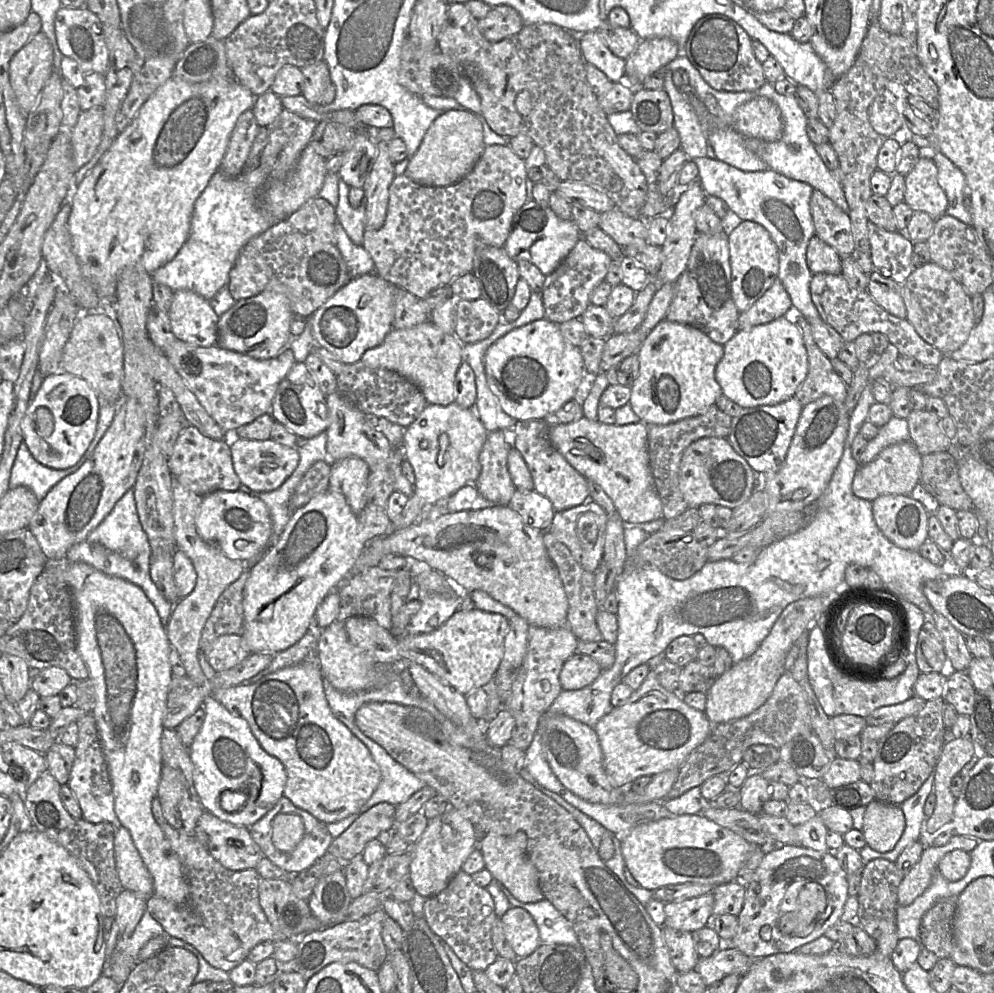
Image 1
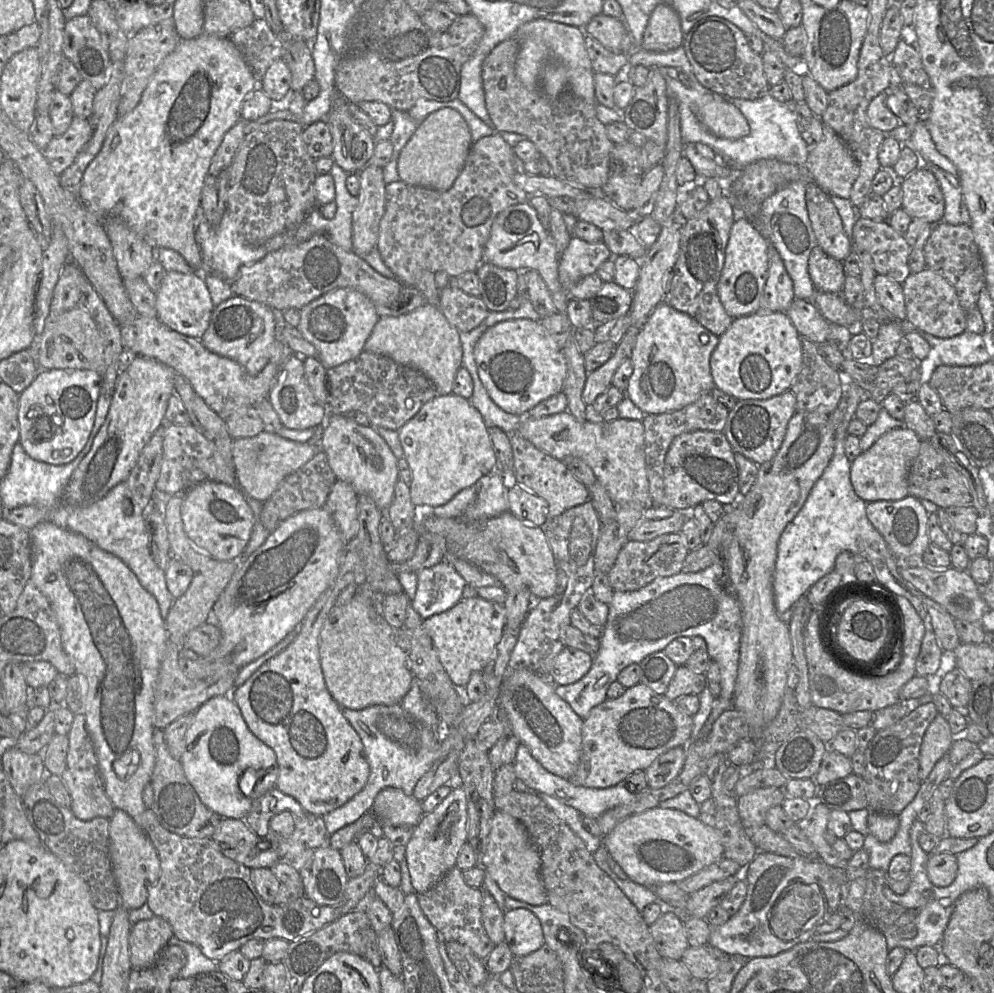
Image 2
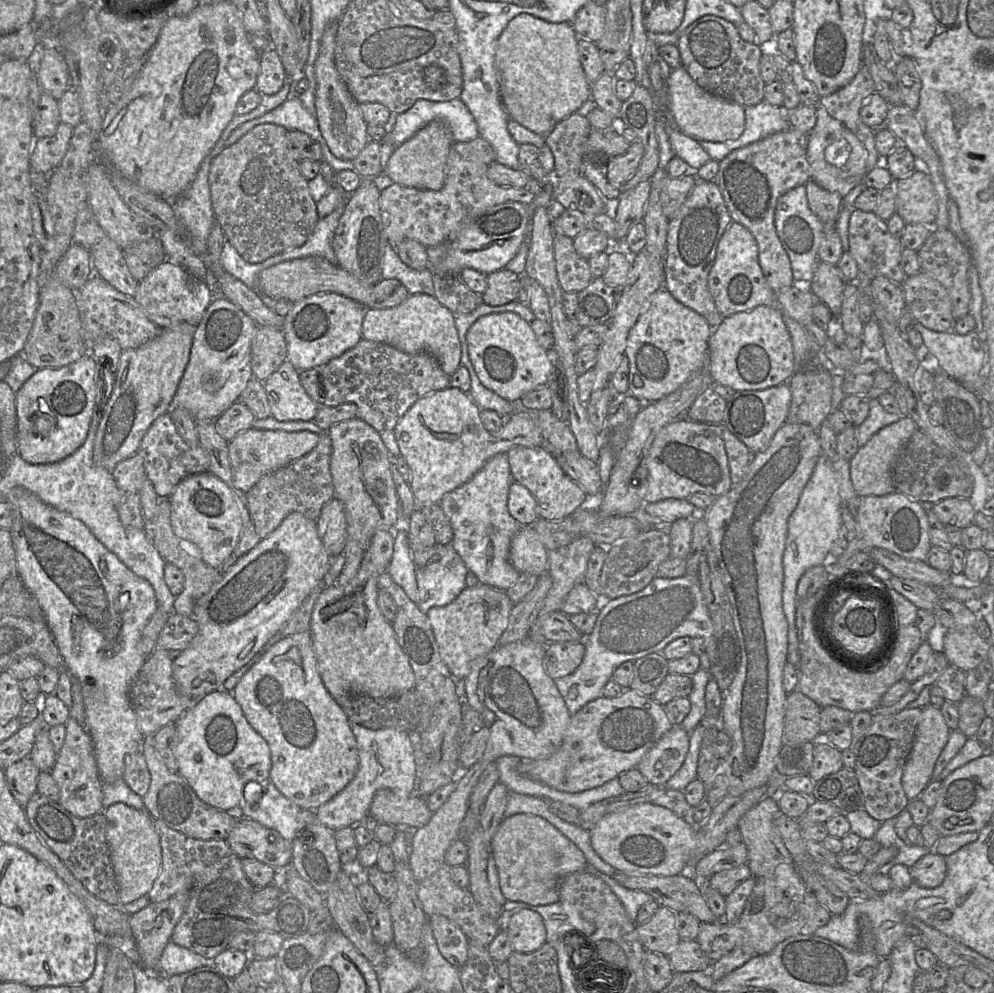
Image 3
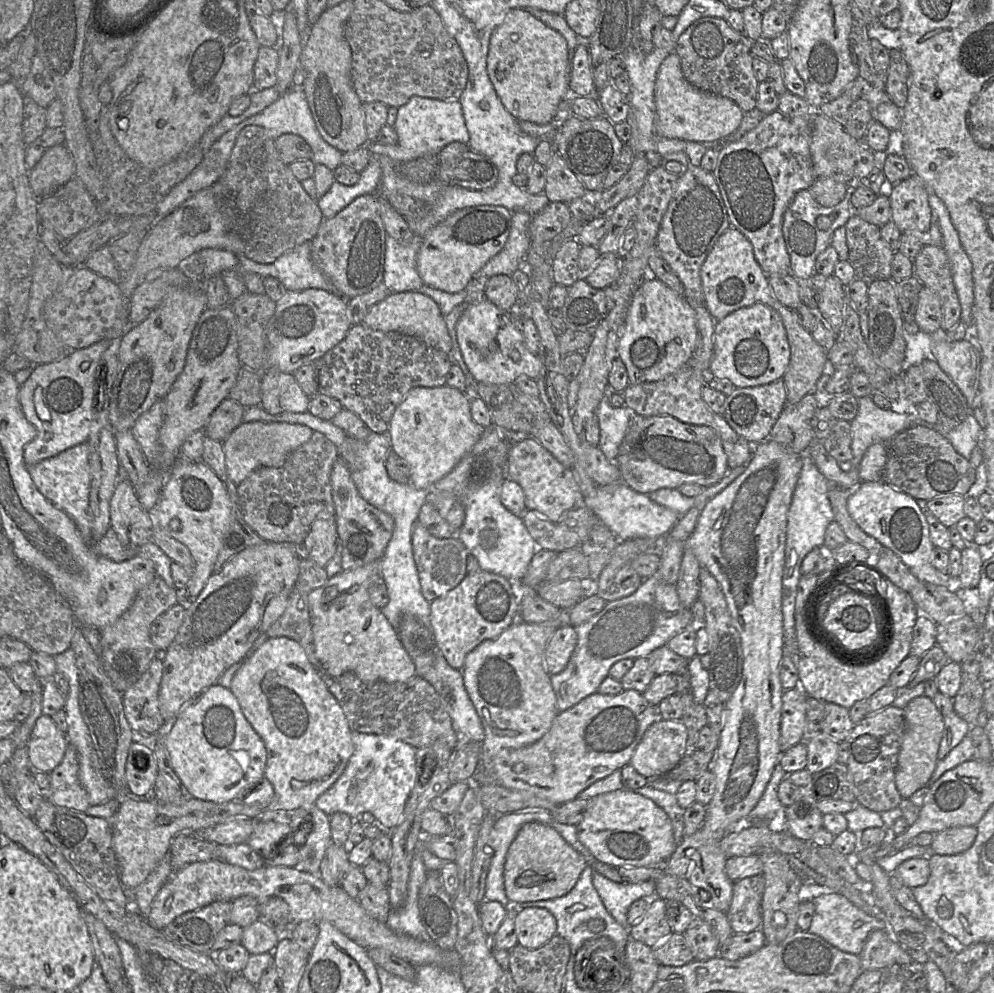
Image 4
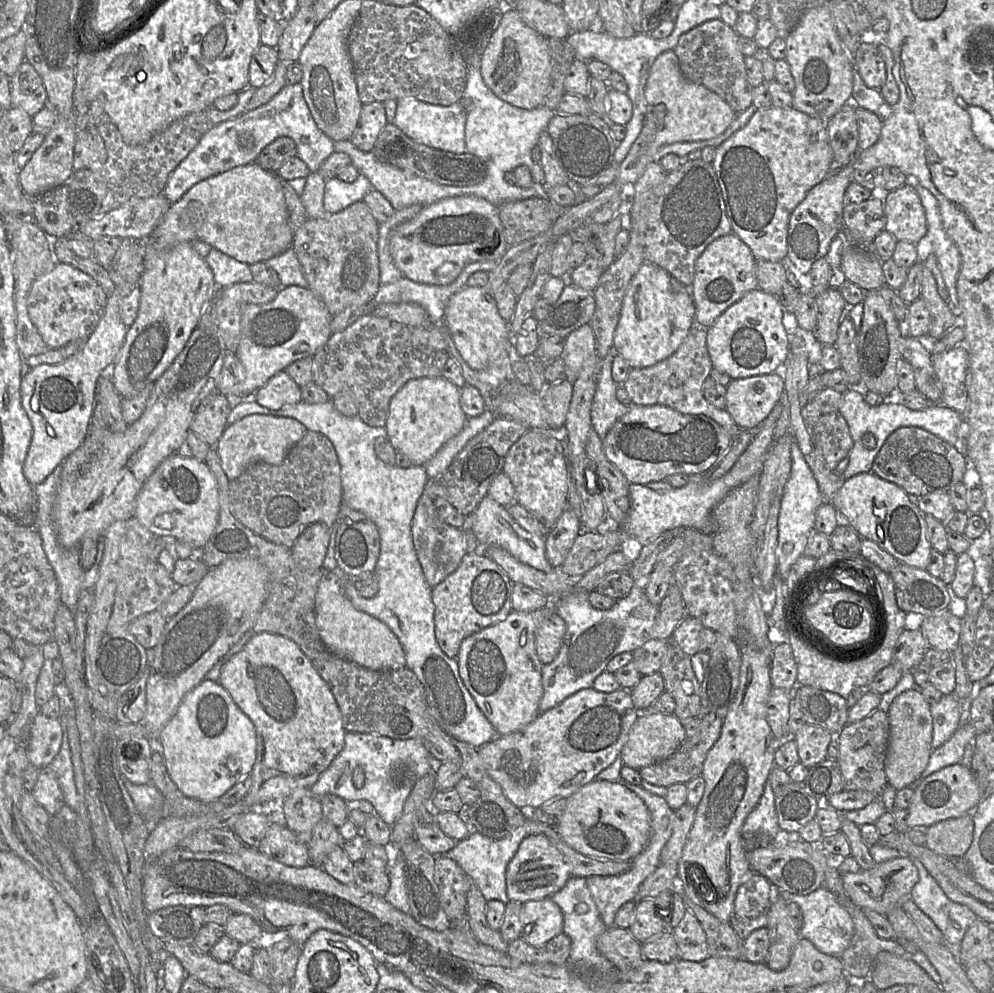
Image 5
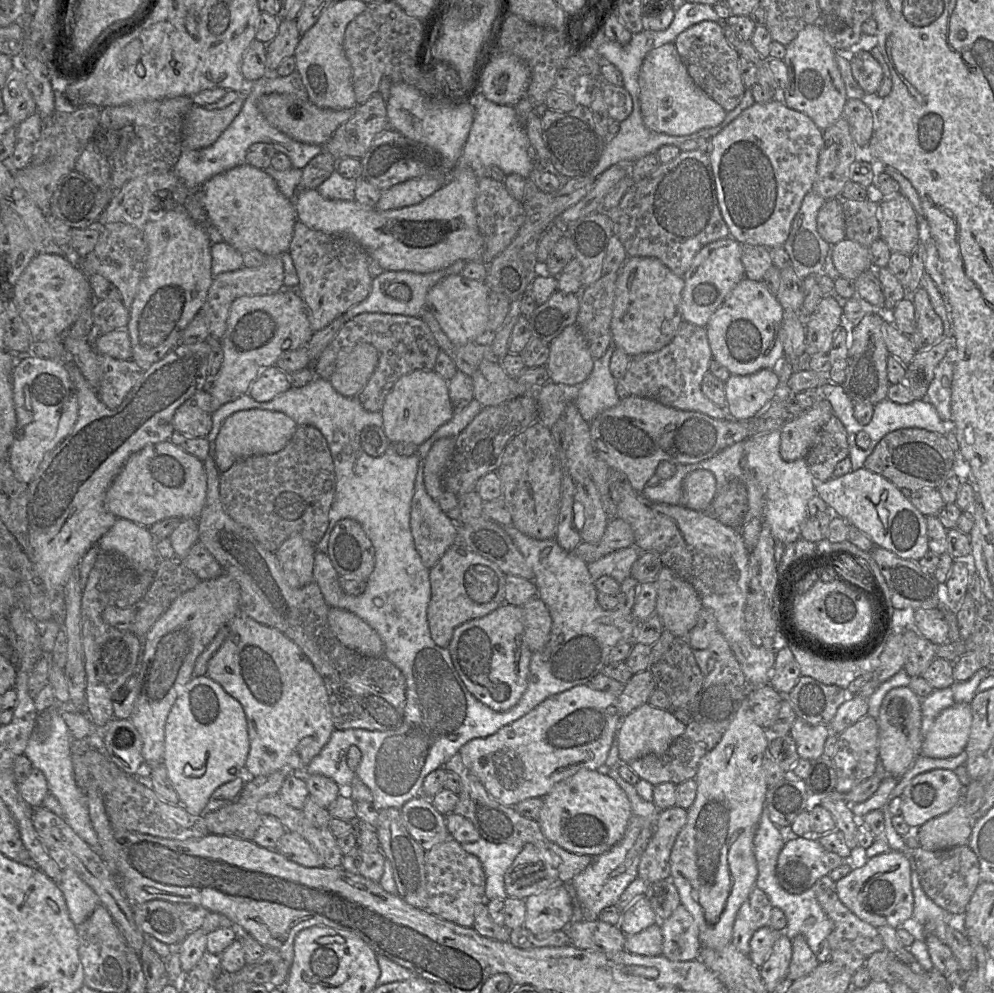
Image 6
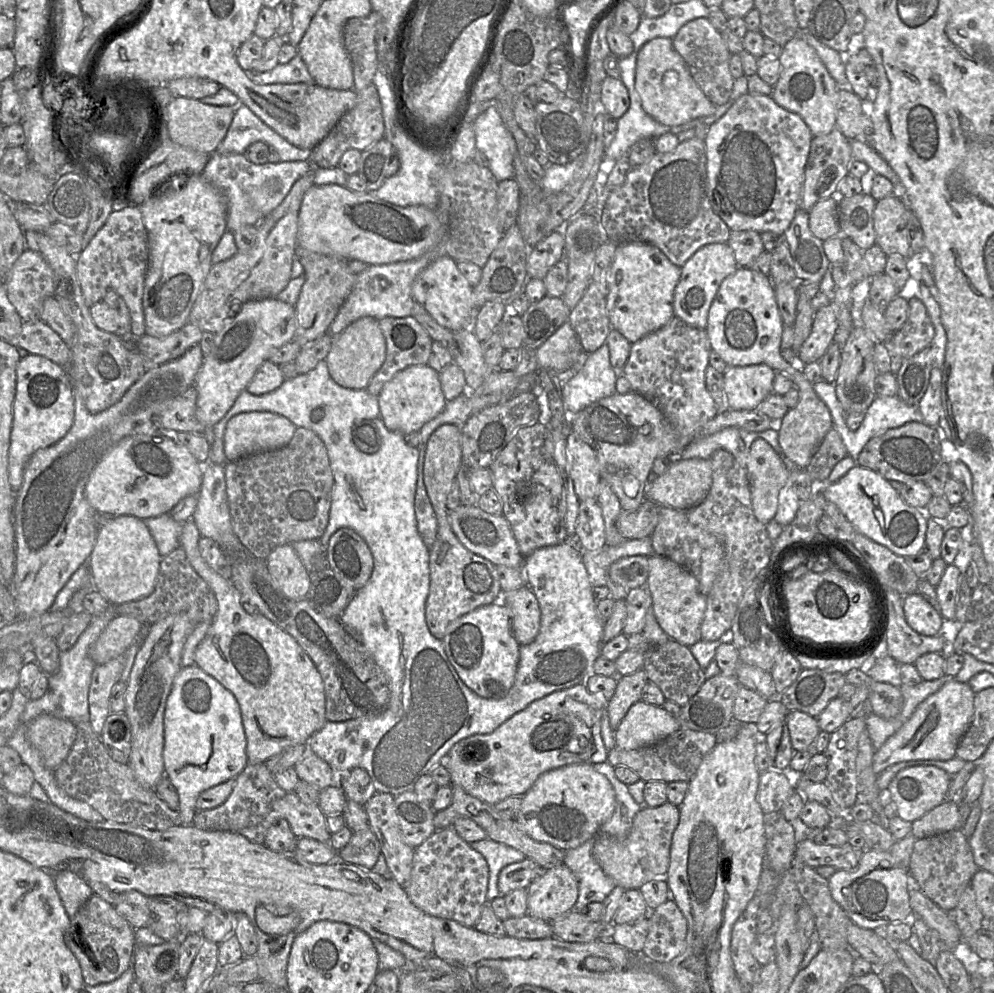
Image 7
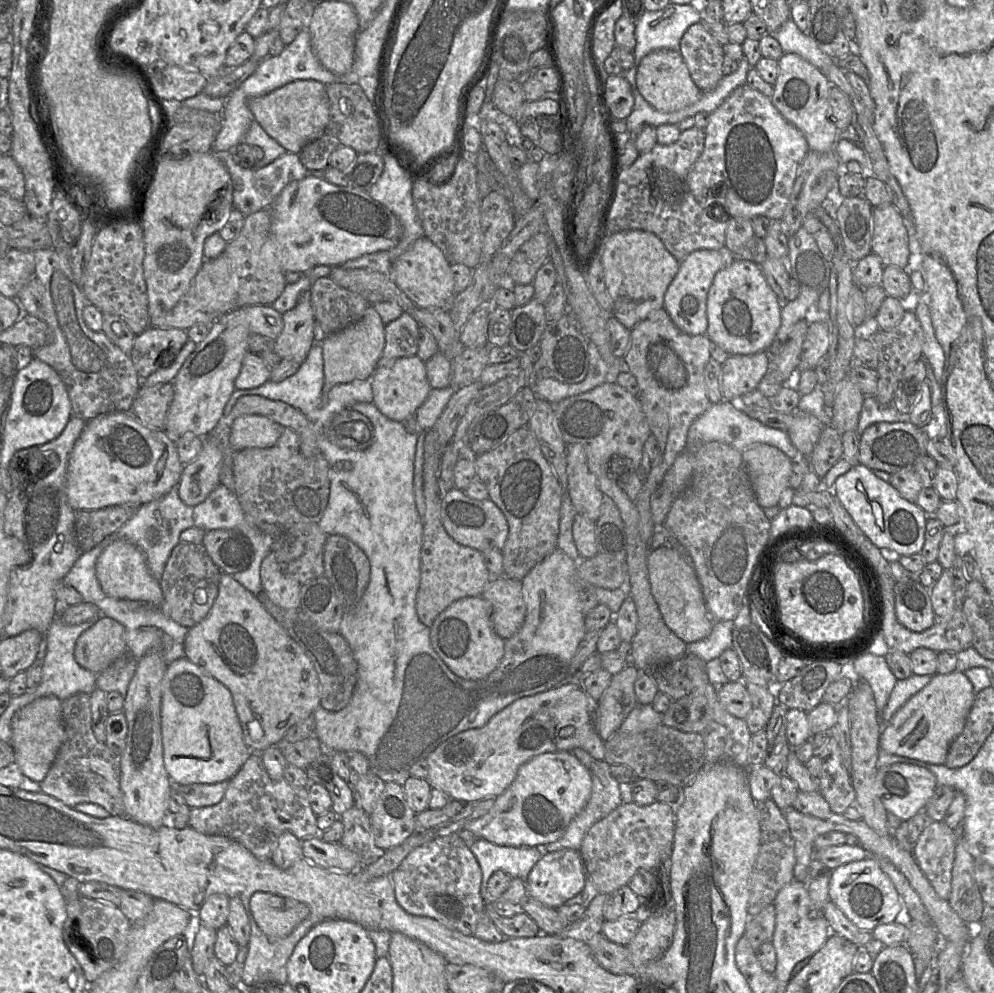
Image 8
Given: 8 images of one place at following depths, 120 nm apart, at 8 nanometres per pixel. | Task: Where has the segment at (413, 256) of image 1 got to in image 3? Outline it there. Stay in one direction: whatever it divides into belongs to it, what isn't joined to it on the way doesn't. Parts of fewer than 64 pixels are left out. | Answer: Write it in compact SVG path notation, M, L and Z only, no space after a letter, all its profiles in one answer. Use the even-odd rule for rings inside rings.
M481 136L469 142L454 142L451 145L444 170L444 185L440 190L426 190L402 186L393 183L384 189L380 195L380 214L388 243L397 251L397 245L405 239L413 239L424 247L434 246L446 240L453 239L466 223L486 212L493 206L506 202L530 204L535 198L529 189L505 188L499 186L487 177L489 165L496 161L496 155L491 144Z

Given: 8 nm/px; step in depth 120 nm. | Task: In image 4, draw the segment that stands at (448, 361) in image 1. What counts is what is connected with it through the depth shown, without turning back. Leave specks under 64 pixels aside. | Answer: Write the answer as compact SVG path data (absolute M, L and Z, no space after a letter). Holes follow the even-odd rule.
M419 290L394 292L385 299L374 304L360 324L384 332L399 332L412 335L448 355L452 349L452 341L446 327L445 319L437 303Z

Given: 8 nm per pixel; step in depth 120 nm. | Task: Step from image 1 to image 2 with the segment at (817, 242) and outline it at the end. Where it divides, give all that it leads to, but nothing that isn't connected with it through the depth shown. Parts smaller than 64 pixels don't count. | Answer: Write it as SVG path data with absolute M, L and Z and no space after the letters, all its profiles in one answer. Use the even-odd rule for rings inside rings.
M816 245L810 252L808 272L816 290L842 293L846 273L839 261Z

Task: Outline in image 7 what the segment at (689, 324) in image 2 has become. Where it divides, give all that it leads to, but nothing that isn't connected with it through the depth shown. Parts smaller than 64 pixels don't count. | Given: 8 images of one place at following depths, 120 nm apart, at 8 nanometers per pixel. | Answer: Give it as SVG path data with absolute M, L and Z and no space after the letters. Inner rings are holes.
M630 242L618 245L607 277L606 308L612 328L634 343L666 325L675 317L674 291L681 274L681 268L652 244Z

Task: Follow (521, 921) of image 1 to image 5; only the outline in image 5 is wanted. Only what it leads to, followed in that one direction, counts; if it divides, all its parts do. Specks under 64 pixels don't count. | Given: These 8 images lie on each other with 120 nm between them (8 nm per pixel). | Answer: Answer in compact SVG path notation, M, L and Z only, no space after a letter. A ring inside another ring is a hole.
M551 898L530 900L522 905L522 934L526 943L541 947L563 933L563 914Z

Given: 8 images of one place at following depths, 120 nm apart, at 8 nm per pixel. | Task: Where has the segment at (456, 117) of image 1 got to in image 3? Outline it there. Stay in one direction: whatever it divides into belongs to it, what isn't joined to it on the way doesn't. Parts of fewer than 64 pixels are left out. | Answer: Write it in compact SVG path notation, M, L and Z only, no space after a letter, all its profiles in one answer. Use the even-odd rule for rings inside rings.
M433 120L418 130L409 140L396 147L389 158L385 173L406 187L440 190L444 185L444 170L451 145L454 143L451 130L442 120Z

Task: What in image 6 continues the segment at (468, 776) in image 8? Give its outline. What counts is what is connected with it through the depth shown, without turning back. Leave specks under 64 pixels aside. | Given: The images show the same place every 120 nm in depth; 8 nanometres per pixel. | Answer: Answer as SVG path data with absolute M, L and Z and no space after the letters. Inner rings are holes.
M579 685L549 697L494 735L470 740L458 753L464 765L480 780L494 800L513 807L528 798L544 797L557 782L582 768L601 768L607 760L623 718L618 708L618 694L594 690L589 685Z

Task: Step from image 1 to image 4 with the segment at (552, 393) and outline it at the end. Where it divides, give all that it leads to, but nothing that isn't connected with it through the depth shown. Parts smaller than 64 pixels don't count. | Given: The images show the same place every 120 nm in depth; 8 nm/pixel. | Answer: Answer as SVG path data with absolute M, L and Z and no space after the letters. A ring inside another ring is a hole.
M486 298L466 306L456 324L456 335L463 359L476 382L513 383L521 374L536 380L541 373L540 358L527 348L521 323Z

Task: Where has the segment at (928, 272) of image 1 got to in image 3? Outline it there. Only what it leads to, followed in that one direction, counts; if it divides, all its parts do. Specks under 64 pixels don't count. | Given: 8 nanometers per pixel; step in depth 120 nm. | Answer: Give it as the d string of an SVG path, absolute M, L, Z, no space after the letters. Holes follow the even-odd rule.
M920 271L905 278L902 283L906 308L914 320L936 332L948 332L953 329L955 319L952 316L951 300L946 288L937 280Z

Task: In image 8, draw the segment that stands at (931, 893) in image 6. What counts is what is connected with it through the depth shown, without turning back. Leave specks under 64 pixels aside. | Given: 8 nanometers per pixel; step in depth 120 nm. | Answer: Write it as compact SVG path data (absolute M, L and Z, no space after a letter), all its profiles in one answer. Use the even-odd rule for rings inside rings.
M943 821L929 822L913 846L913 856L920 869L929 879L937 894L942 899L949 899L951 894L952 868L957 841L955 832Z

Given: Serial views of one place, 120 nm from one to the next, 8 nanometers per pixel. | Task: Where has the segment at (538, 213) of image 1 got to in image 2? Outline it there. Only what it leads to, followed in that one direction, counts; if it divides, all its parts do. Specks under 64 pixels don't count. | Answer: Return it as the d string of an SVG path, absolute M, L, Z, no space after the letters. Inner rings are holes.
M529 201L512 205L496 216L484 247L482 261L516 271L537 271L548 287L556 310L566 312L567 302L571 297L559 282L559 254L550 232L541 224Z

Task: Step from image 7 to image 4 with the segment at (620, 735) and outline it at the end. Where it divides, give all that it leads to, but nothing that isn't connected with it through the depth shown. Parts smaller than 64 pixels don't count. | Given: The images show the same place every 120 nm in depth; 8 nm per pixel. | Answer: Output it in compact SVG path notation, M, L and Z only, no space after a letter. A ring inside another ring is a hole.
M659 719L644 733L629 765L648 780L661 777L681 761L687 739L687 729L681 720Z

